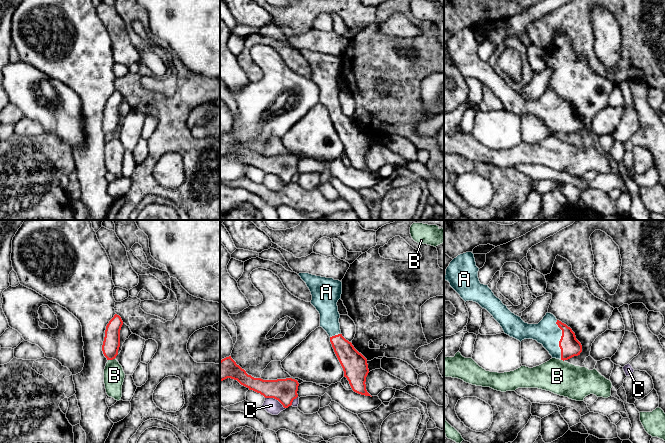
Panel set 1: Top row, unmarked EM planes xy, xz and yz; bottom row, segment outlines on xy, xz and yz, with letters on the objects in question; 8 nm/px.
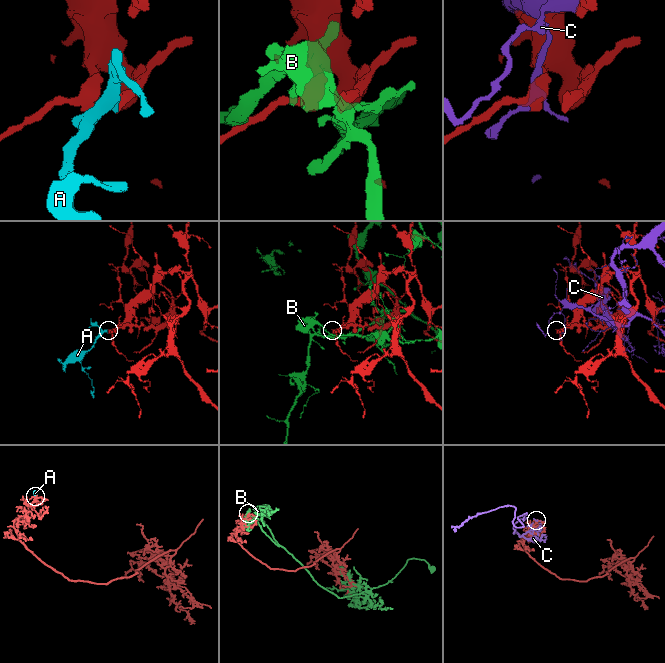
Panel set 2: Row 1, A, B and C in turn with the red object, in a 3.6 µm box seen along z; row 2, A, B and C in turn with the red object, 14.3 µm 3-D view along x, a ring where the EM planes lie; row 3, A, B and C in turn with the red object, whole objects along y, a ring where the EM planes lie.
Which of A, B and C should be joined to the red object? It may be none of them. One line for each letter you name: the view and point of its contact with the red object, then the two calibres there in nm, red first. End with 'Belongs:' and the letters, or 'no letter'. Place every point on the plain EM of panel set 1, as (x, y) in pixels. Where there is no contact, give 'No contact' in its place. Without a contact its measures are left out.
A: Touches red at yz (560, 116). Thickness 160 nm (red) against 200 nm
Belongs: A

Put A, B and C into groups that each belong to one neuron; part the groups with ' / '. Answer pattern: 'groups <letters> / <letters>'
groups A / B / C

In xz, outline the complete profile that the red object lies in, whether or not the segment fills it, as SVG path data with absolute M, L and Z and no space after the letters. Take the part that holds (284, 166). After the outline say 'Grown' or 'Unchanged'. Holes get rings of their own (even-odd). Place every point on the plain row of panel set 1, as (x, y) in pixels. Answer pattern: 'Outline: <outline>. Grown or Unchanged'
Outline: M231 132L220 137L220 158L231 154L237 156L241 161L260 169L265 174L278 176L284 184L292 181L294 175L298 173L297 167L299 159L292 154L263 156L248 151Z. Unchanged

